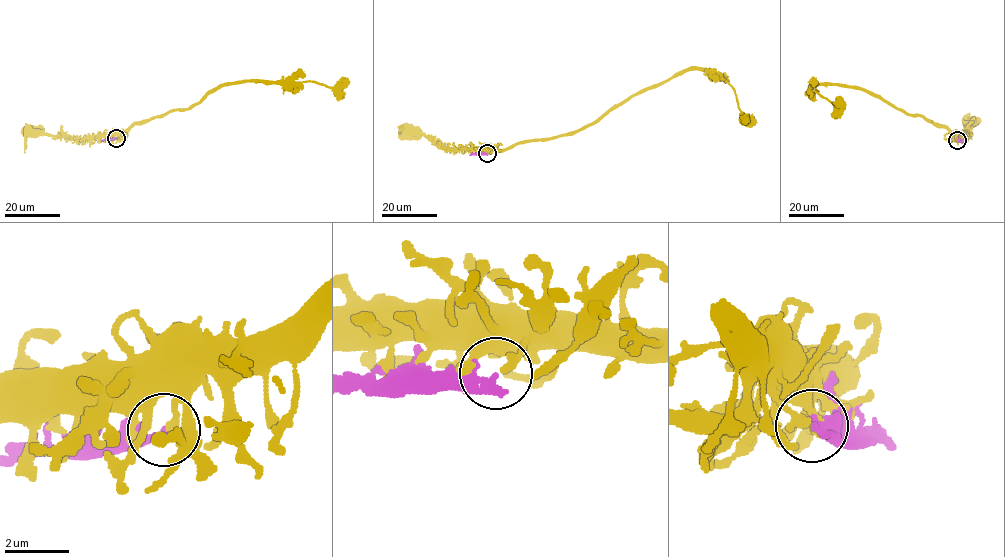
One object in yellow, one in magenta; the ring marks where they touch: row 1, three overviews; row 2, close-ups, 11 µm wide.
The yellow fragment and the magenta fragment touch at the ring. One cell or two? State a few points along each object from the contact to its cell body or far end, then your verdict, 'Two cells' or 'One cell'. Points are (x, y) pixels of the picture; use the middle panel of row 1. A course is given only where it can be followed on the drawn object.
Course of yellow: (487, 153), (489, 150), (437, 145), (420, 133), (406, 131). Course of magenta: (486, 153), (469, 155). Two cells

